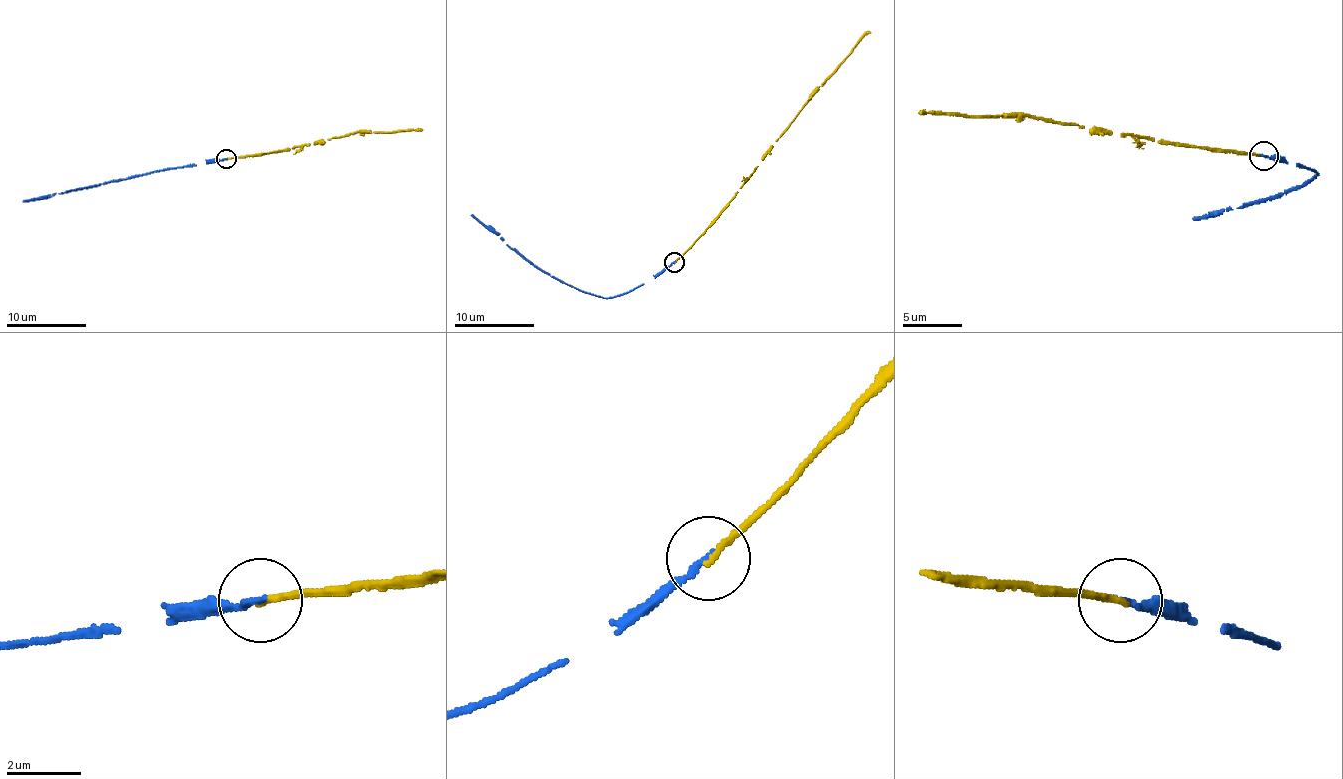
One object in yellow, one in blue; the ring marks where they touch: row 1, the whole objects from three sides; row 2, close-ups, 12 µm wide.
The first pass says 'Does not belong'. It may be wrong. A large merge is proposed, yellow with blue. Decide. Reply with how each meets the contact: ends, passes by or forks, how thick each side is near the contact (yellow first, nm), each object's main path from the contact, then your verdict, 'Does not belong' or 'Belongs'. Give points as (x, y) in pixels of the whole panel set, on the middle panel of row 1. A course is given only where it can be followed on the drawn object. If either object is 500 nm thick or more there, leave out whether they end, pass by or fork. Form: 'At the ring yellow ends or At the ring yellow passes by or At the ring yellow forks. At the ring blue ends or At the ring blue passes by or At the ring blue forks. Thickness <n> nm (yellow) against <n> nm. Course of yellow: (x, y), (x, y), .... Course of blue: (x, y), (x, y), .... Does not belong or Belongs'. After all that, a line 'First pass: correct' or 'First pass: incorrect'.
At the ring yellow ends. At the ring blue ends. Thickness 160 nm (yellow) against 150 nm. Course of yellow: (673, 262), (733, 196), (807, 99), (851, 49), (871, 33). Course of blue: (673, 262), (644, 284), (602, 298), (542, 272), (470, 214). Belongs
First pass: incorrect

